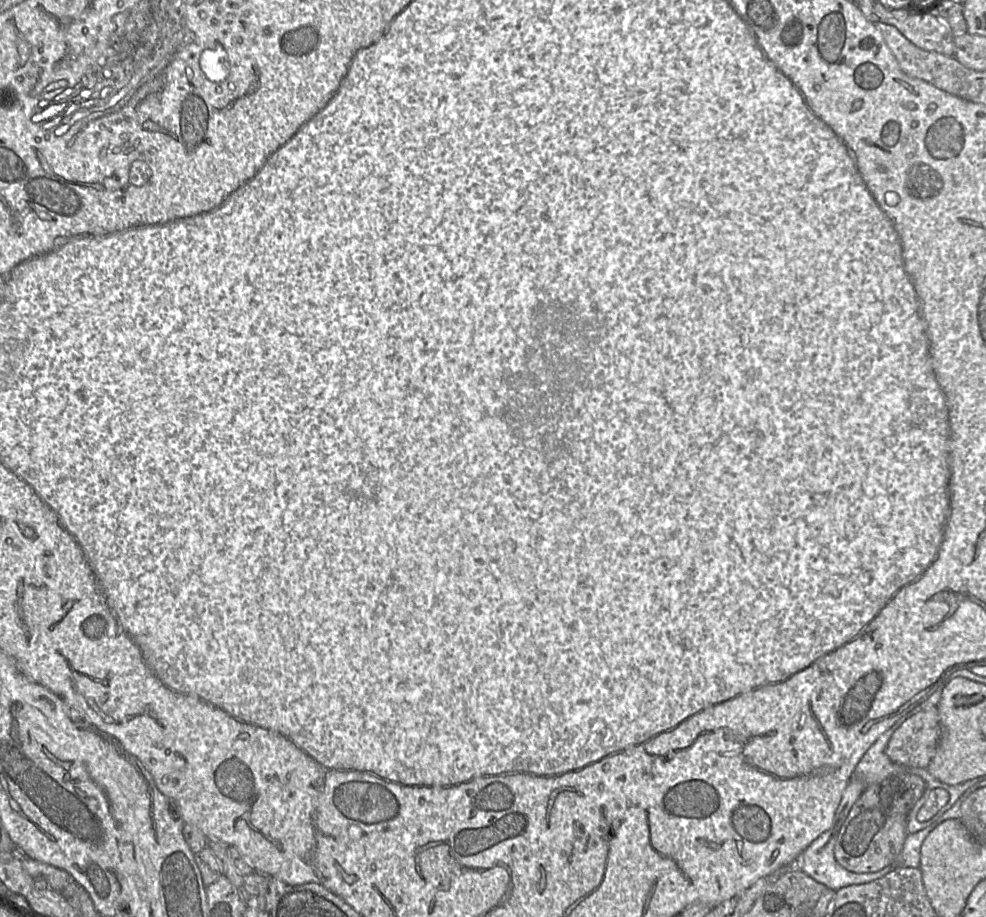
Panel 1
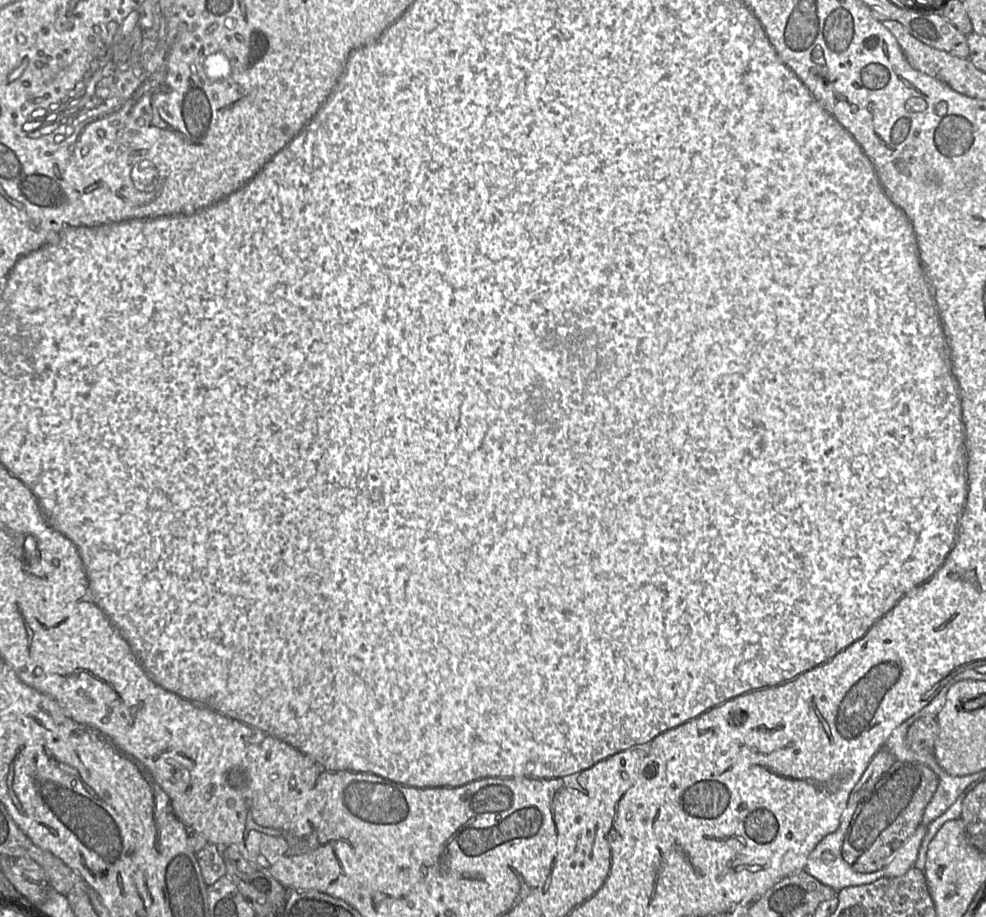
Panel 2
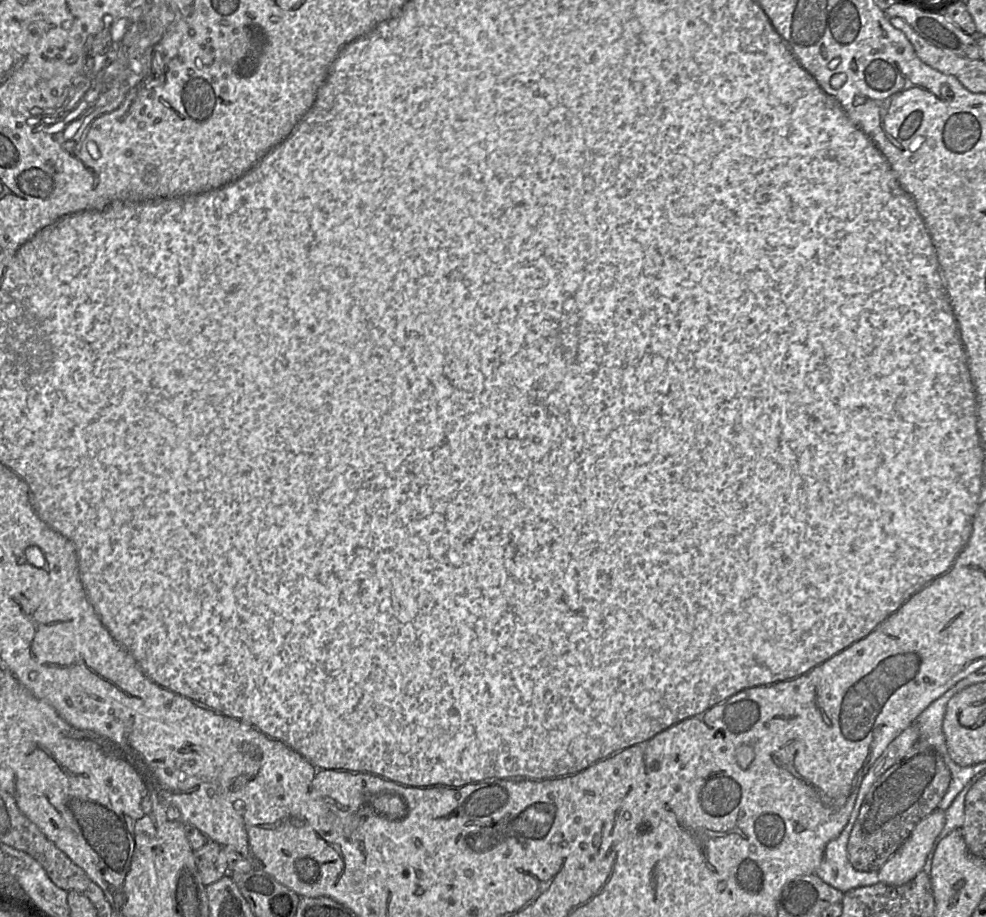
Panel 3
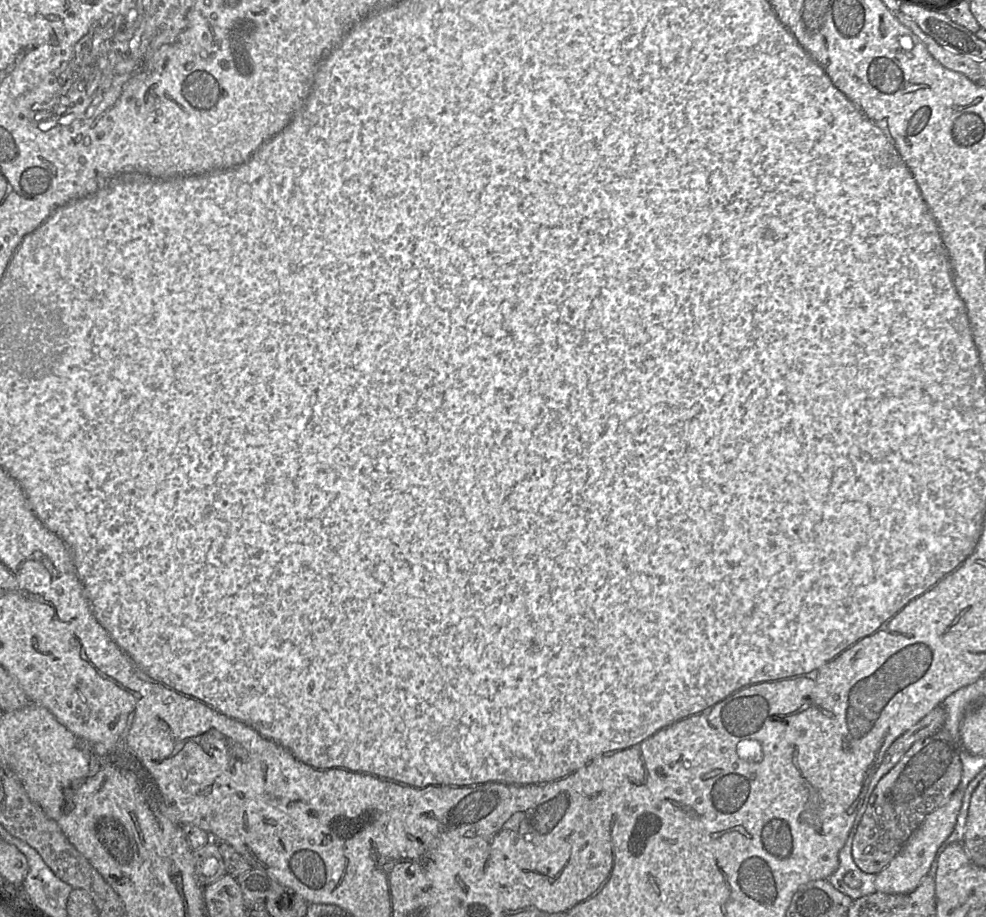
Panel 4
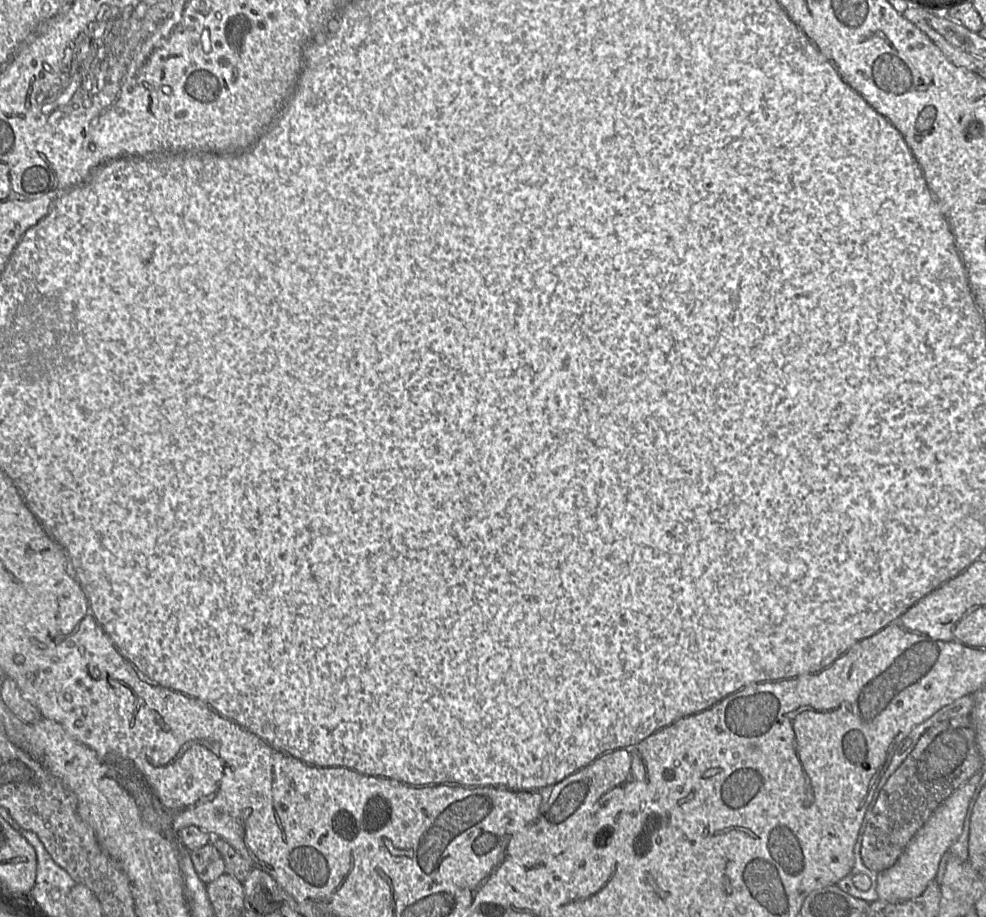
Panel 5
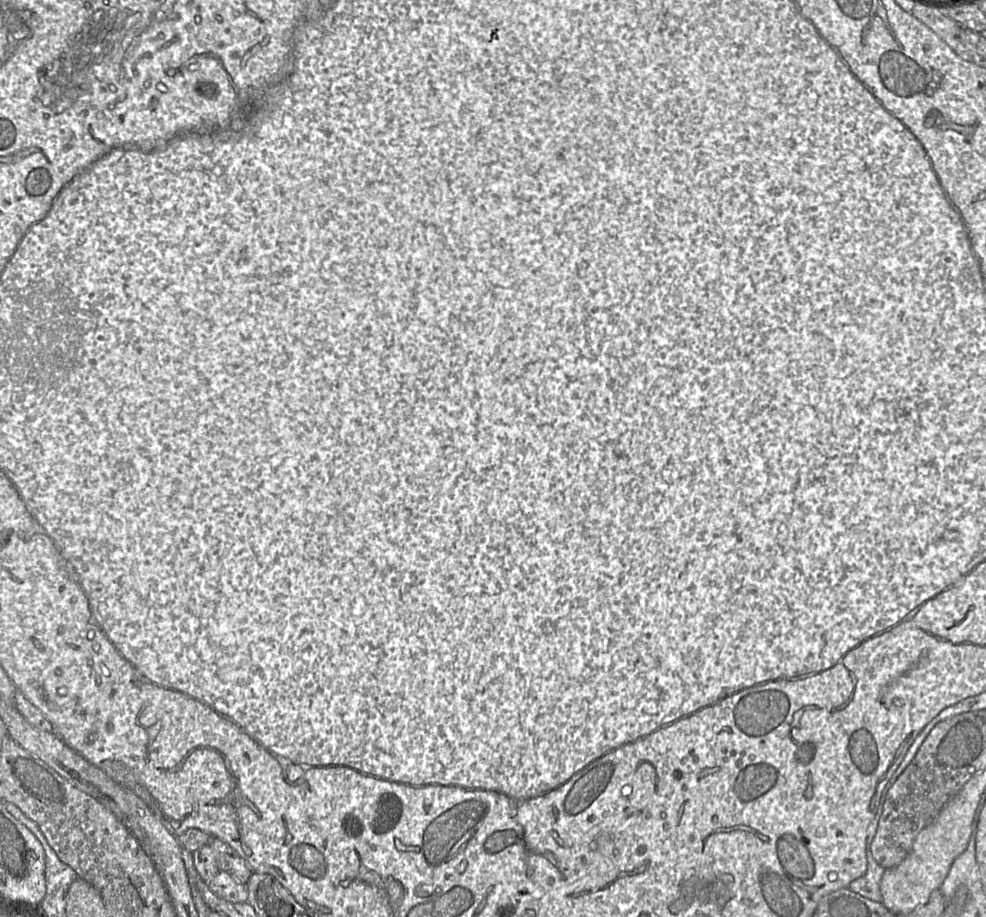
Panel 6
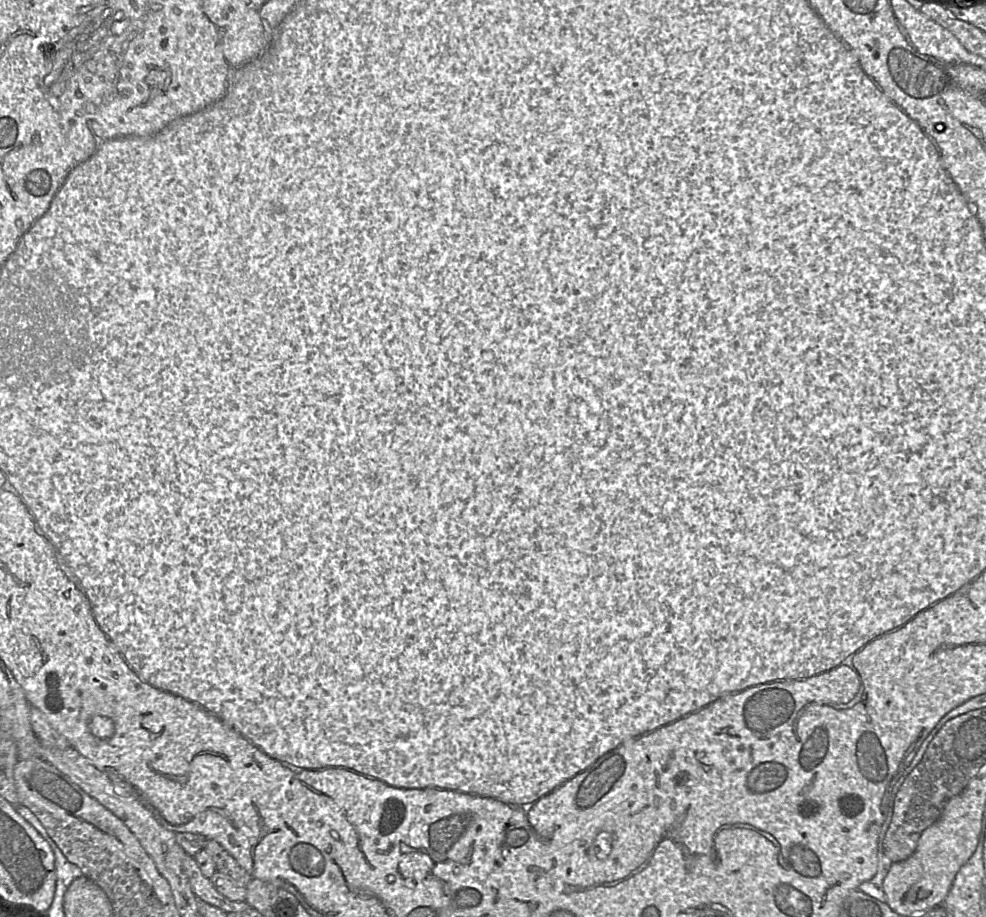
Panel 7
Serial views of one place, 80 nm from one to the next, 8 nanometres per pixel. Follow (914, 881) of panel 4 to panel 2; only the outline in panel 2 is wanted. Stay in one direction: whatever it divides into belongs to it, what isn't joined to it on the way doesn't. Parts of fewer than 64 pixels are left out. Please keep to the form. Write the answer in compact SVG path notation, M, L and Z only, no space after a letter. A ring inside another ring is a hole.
M920 824L907 842L897 850L889 862L881 869L884 877L899 877L914 867L927 826Z

